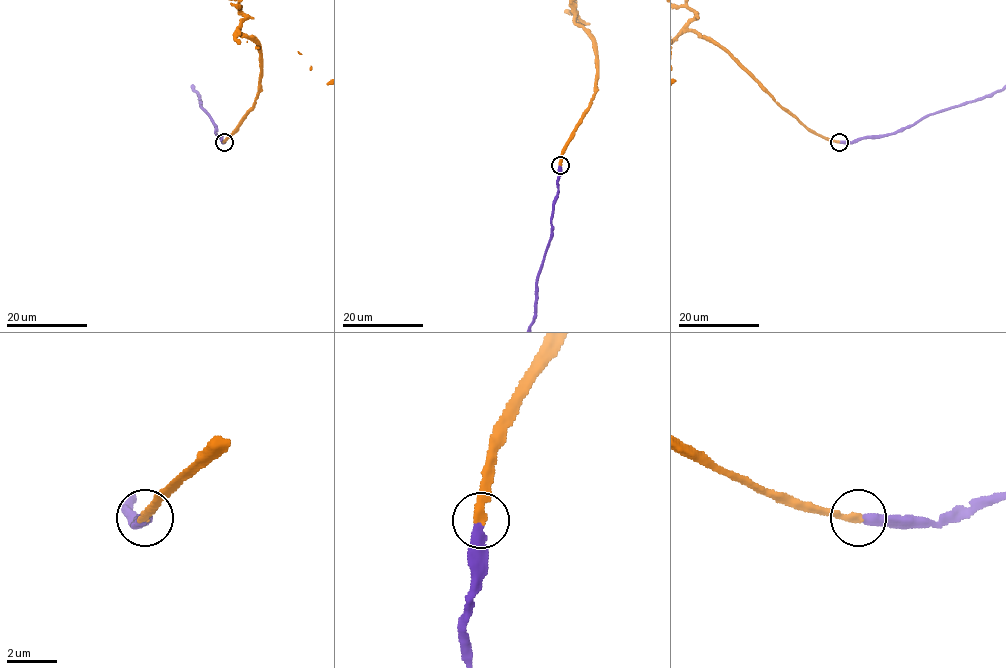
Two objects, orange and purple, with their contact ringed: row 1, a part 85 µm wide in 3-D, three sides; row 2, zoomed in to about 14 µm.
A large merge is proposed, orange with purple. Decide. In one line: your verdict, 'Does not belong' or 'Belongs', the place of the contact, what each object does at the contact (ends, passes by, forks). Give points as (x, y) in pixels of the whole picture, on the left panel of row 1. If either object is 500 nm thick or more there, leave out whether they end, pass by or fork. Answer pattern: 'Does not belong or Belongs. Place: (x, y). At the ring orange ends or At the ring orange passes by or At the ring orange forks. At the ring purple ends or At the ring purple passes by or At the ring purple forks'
Belongs. Place: (224, 142). At the ring orange ends. At the ring purple ends

